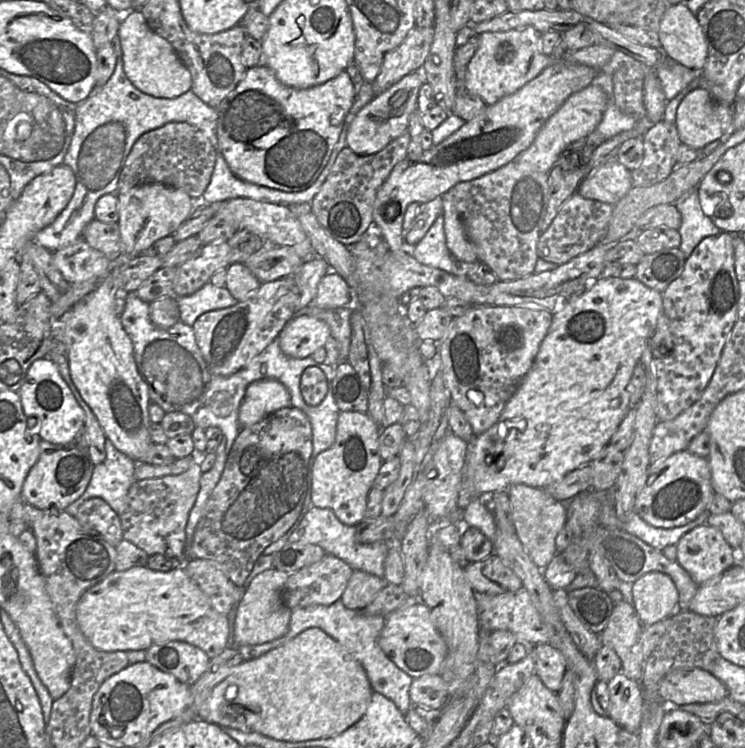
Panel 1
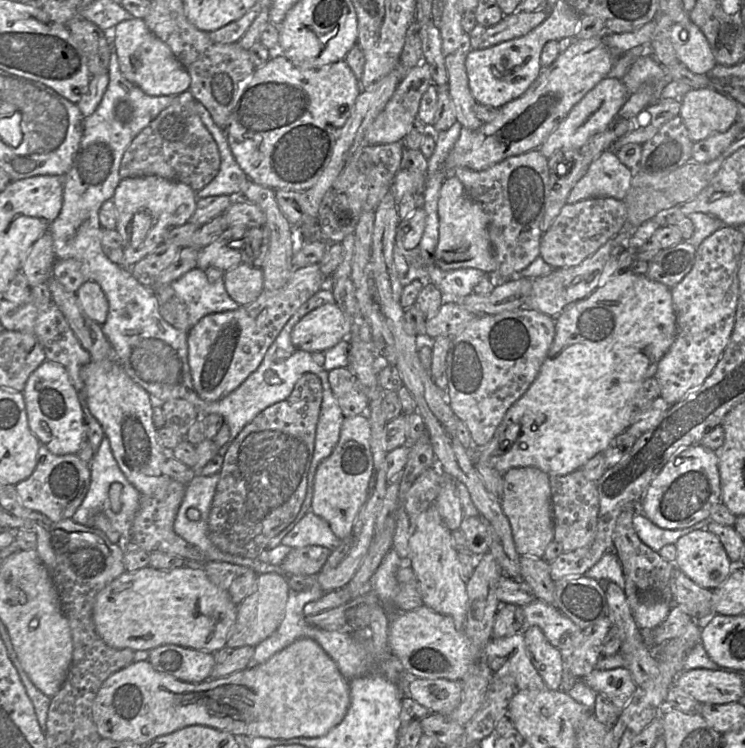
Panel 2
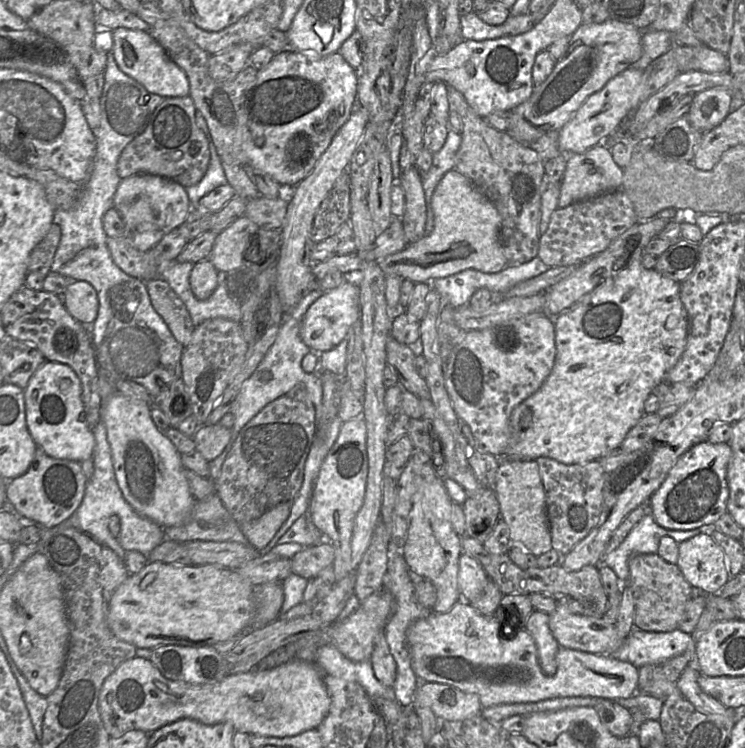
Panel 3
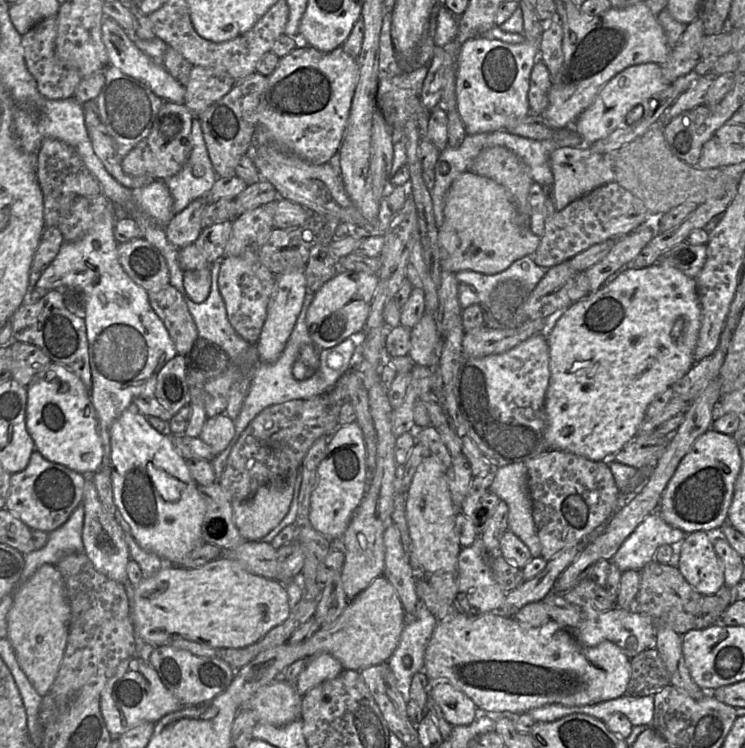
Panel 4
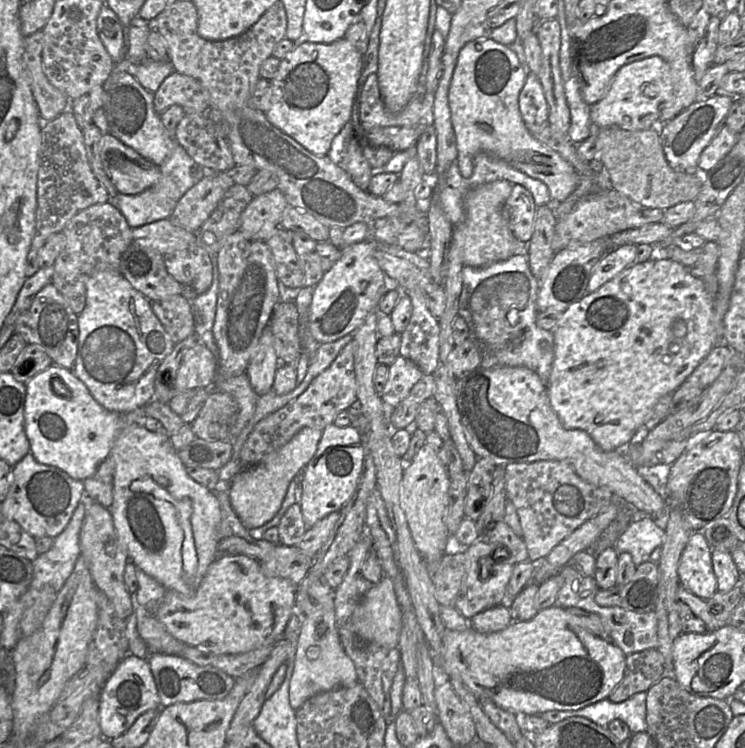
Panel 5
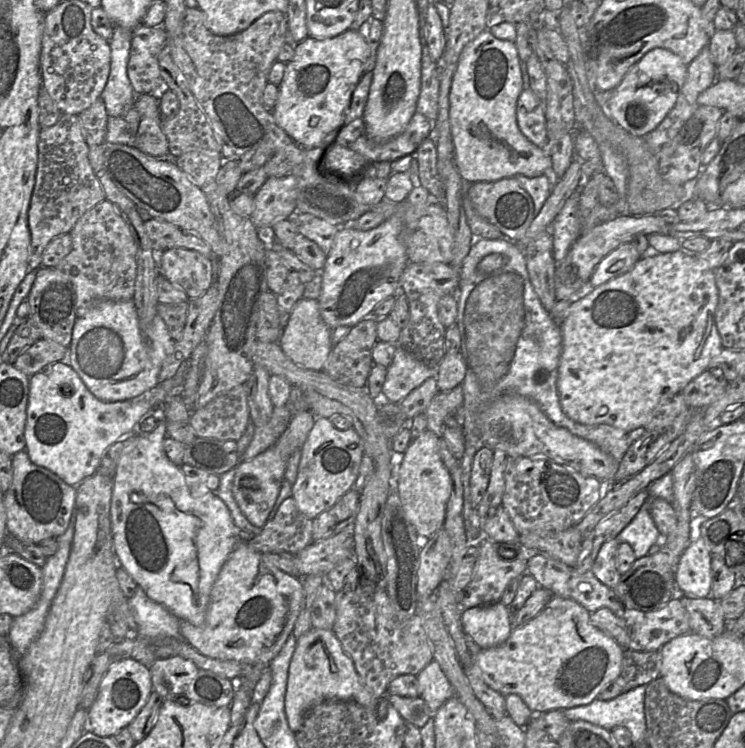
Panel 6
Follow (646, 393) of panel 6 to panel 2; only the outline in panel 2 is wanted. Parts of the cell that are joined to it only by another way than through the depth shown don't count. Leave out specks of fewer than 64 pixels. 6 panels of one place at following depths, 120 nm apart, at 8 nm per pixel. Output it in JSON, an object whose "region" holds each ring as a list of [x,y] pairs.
{"region":[[[632,258],[632,261],[630,263],[629,262],[617,262],[617,261],[608,263],[608,265],[606,266],[606,268],[604,270],[604,281],[601,283],[601,285],[595,291],[593,291],[588,297],[584,298],[583,300],[577,301],[577,302],[573,303],[572,305],[567,306],[559,315],[557,315],[554,318],[555,319],[554,340],[549,348],[548,354],[540,368],[540,371],[539,371],[537,377],[535,378],[533,383],[530,385],[530,387],[527,389],[527,391],[517,401],[515,401],[509,407],[509,409],[506,411],[505,415],[503,417],[503,420],[497,427],[497,429],[496,429],[492,439],[489,441],[489,443],[486,444],[485,446],[478,447],[477,453],[479,453],[479,460],[483,464],[485,464],[491,468],[494,468],[495,470],[497,470],[499,473],[501,473],[503,475],[512,468],[528,467],[528,466],[537,467],[540,470],[546,472],[548,475],[557,475],[557,476],[566,475],[577,469],[581,469],[581,467],[584,466],[596,454],[603,452],[608,447],[610,442],[617,435],[624,432],[629,427],[631,417],[636,409],[635,405],[634,405],[634,398],[636,396],[638,389],[641,387],[641,385],[645,379],[652,378],[655,376],[660,359],[669,350],[669,348],[673,344],[673,342],[676,338],[676,335],[677,335],[676,314],[675,314],[675,310],[674,310],[674,306],[673,306],[671,288],[667,287],[666,285],[664,285],[662,283],[650,280],[646,275],[634,274],[630,270],[630,266],[633,263],[633,261],[634,261],[634,258]]]}

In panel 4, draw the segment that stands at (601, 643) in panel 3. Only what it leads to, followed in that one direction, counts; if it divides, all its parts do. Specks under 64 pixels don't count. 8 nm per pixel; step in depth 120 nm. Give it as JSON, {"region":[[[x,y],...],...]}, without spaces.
{"region":[[[573,589],[564,593],[563,596],[568,603],[577,605],[583,610],[583,621],[576,629],[572,630],[576,639],[582,644],[597,646],[603,641],[610,641],[618,646],[629,659],[646,649],[655,648],[656,627],[650,617],[619,607],[614,607],[605,612],[598,611]]]}

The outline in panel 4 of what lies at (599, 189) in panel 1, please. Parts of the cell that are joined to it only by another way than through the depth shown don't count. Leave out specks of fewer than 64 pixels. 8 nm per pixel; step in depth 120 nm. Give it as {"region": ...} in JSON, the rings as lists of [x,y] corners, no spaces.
{"region":[[[588,146],[558,148],[550,155],[550,165],[554,180],[548,194],[556,212],[593,190],[615,182],[613,167],[606,165],[604,155],[593,152]]]}

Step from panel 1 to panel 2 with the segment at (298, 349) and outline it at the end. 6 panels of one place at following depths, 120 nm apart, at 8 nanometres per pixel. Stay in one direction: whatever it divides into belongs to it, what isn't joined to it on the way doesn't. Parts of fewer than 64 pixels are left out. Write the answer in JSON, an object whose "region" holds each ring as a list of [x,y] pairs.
{"region":[[[325,304],[306,314],[292,329],[291,342],[309,353],[325,352],[348,338],[350,319],[334,304]]]}

